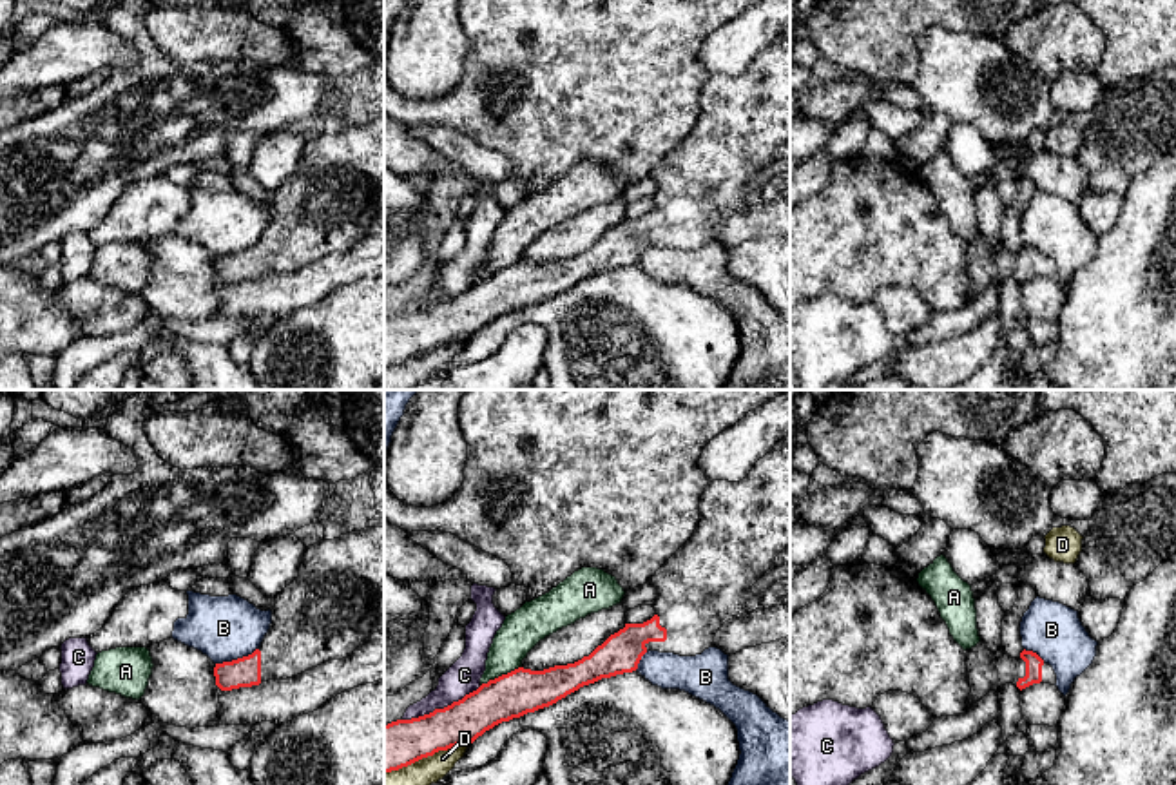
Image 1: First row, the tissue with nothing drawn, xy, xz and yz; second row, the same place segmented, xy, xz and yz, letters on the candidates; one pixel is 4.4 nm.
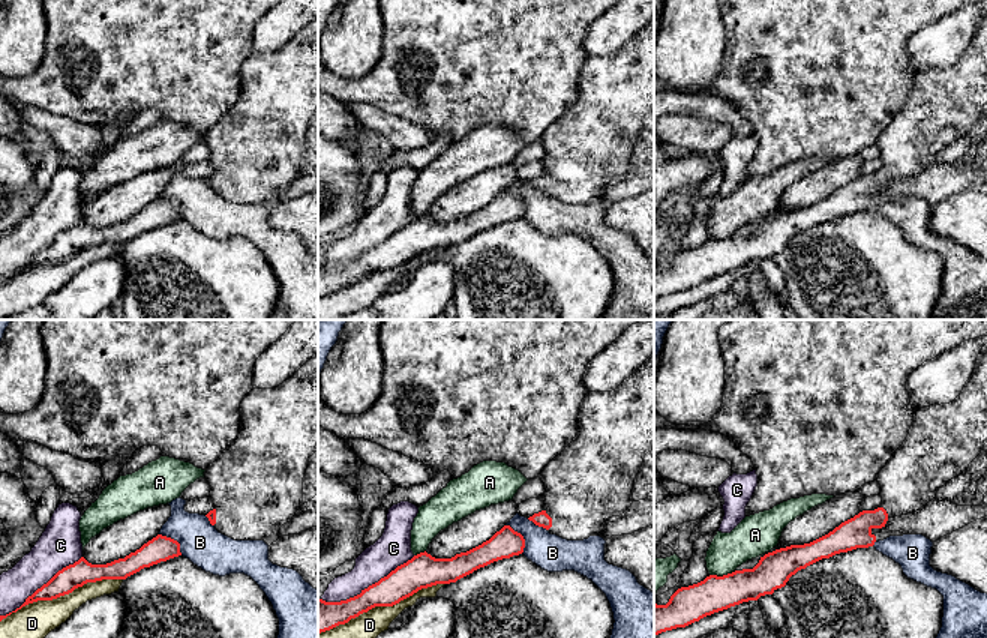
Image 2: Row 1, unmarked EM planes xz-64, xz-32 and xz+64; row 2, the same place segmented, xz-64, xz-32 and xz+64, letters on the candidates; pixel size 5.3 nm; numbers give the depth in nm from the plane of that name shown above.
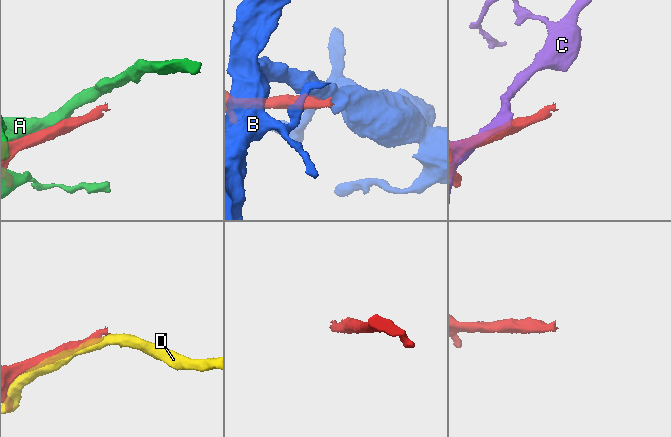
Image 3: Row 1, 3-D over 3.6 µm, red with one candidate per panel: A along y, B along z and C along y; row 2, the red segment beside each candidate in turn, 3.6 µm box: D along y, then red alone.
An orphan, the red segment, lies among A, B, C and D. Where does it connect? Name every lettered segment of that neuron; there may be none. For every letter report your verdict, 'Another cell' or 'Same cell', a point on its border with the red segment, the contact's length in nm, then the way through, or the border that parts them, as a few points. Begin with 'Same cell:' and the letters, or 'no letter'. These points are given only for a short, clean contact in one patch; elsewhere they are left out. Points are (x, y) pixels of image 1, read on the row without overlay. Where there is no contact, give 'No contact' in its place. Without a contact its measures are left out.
Same cell: no letter
A: Another cell. Touches red at xz (502, 269). Shared border 200 nm
B: Another cell. Touches red at xy (238, 252). Shared border 200 nm. Boundary: xy (258, 242), (247, 249), (216, 258)
C: Another cell. Touches red at xz (441, 303). Shared border 380 nm
D: Another cell. Touches red at xz (424, 350). Shared border 400 nm

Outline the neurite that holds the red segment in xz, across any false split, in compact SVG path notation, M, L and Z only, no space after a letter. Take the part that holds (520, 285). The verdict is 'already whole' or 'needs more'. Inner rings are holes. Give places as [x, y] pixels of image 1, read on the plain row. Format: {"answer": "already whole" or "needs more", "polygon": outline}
{"answer": "needs more", "polygon": "M783 31L739 76L712 74L699 94L692 131L651 172L658 183L656 208L643 218L625 218L589 250L544 265L518 261L444 303L384 319L384 366L399 364L439 344L469 339L502 315L549 301L583 279L638 263L647 245L696 250L714 241L725 216L745 212L759 201L752 179L790 138L790 31Z"}

